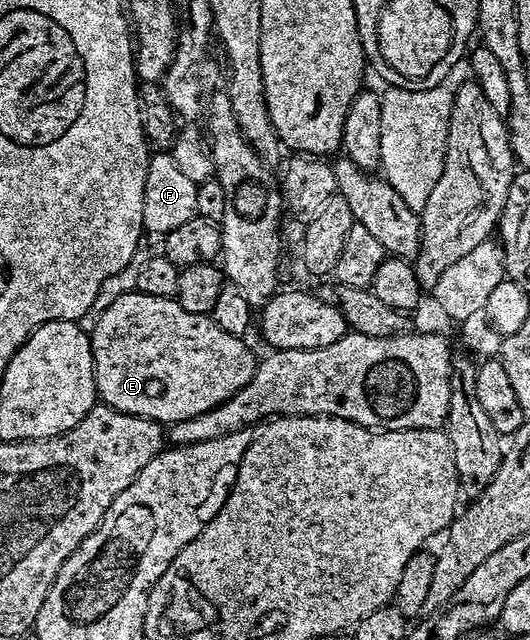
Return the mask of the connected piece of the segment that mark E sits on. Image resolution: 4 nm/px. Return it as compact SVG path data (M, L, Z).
M137 290L129 291L124 293L123 296L116 297L99 314L98 321L95 322L94 328L92 327L90 332L90 345L94 355L94 381L98 387L98 400L101 403L120 410L124 414L132 414L145 420L156 420L163 426L169 426L180 422L184 418L196 418L196 414L204 414L216 406L220 406L222 402L232 398L252 378L256 367L256 356L250 353L249 346L245 344L247 341L243 337L233 336L224 330L220 330L220 326L216 326L216 322L209 315L201 316L184 310L184 306L180 306L177 299L152 298Z

